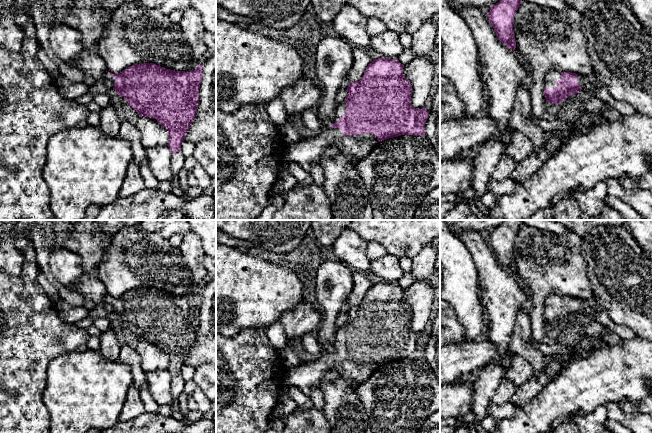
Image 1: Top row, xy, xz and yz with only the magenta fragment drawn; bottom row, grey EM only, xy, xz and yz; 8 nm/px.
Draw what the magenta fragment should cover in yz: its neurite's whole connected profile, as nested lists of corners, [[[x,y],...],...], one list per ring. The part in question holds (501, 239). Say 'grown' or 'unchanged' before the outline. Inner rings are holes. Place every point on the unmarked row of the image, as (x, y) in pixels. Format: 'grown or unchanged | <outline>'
unchanged | [[[502,220],[502,223],[493,228],[487,237],[498,263],[510,274],[516,272],[513,248],[515,237],[522,224],[523,220]]]

